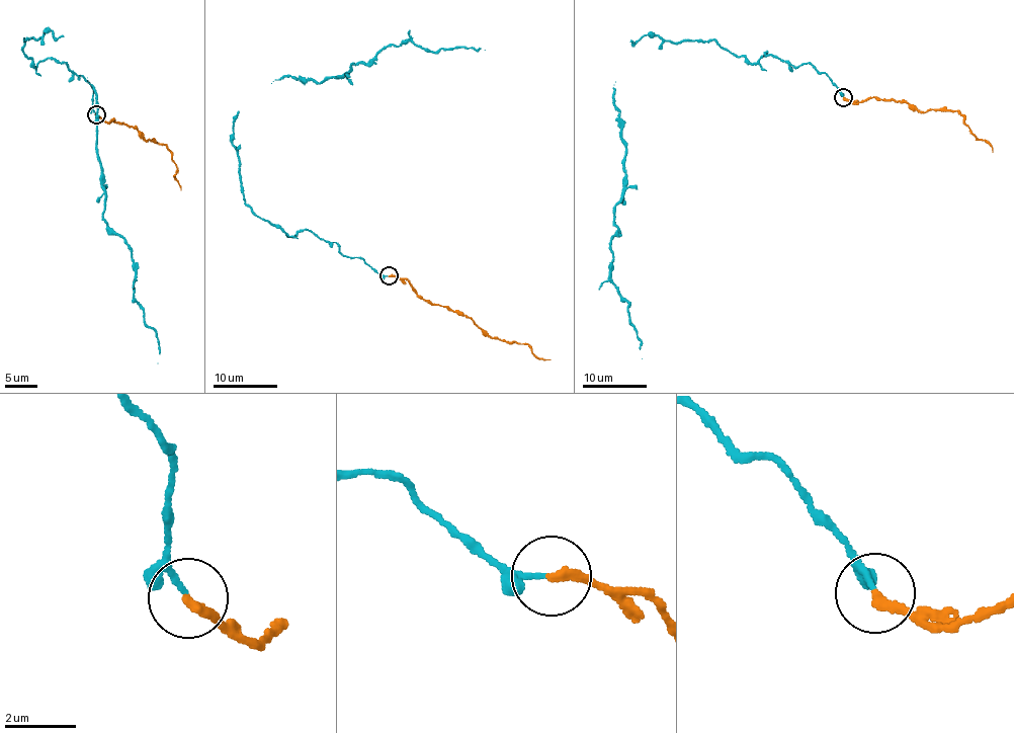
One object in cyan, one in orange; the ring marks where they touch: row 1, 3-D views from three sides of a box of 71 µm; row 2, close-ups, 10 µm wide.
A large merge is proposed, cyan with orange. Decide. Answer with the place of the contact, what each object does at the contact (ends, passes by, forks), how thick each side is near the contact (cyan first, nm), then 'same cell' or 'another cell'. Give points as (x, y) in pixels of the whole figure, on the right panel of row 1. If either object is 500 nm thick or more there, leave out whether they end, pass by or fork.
at (843, 97); cyan passes by; orange ends there; 100 nm thick on the cyan side, 280 nm on the other; same cell

